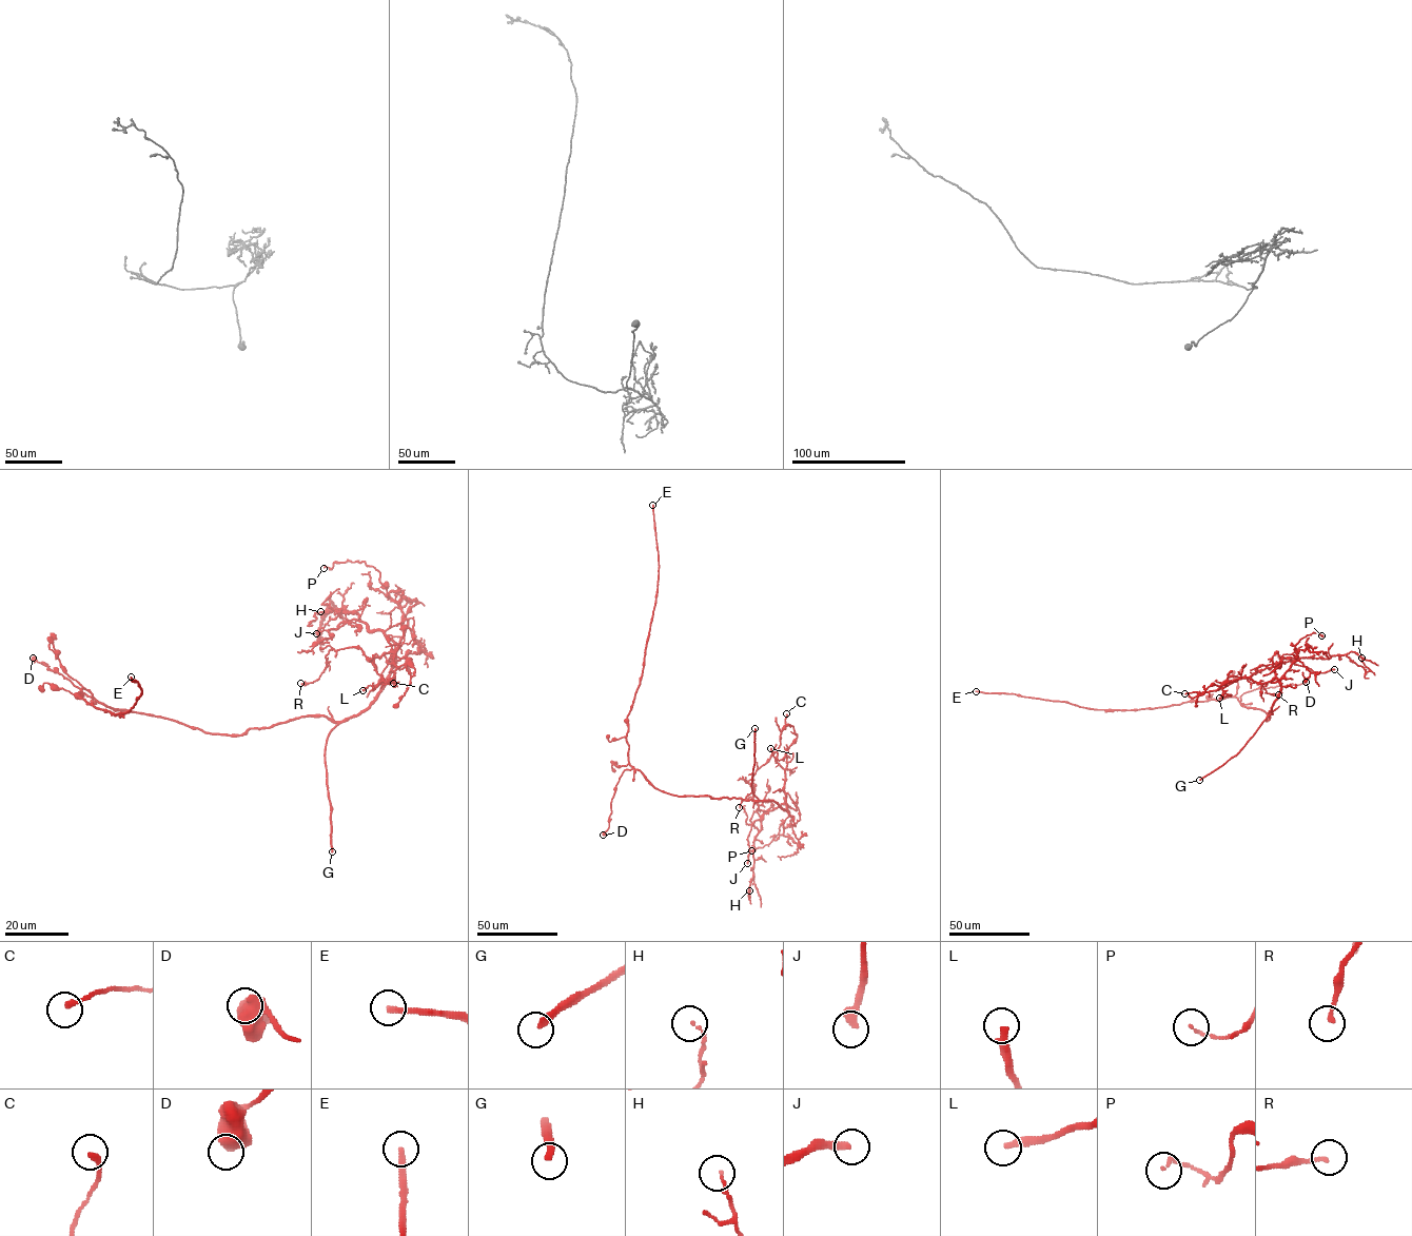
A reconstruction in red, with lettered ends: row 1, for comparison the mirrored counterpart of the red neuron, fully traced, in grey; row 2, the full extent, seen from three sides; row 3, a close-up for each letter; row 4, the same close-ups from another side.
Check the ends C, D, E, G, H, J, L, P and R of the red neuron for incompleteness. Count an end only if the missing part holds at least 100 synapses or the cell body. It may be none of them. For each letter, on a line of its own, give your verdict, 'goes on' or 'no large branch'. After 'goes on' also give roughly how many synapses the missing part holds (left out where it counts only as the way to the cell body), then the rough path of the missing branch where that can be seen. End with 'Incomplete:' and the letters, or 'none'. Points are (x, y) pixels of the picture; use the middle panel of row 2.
C: no large branch
D: no large branch
E: goes on; about 200 synapses
G: goes on; missing branch runs (754, 728), (757, 691), (765, 670), (763, 663), (757, 664)
H: no large branch
J: no large branch
L: no large branch
P: no large branch
R: no large branch
Incomplete: E, G

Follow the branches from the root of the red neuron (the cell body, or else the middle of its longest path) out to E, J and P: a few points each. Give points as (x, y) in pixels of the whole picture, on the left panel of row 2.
E: (138, 713), (115, 710), (85, 688), (78, 694), (96, 708), (123, 713), (141, 693), (131, 677)
J: (138, 713), (231, 736), (347, 721), (375, 699), (394, 643), (349, 612), (316, 633)
P: (138, 713), (241, 736), (363, 712), (390, 673), (403, 610), (373, 567), (324, 568)

